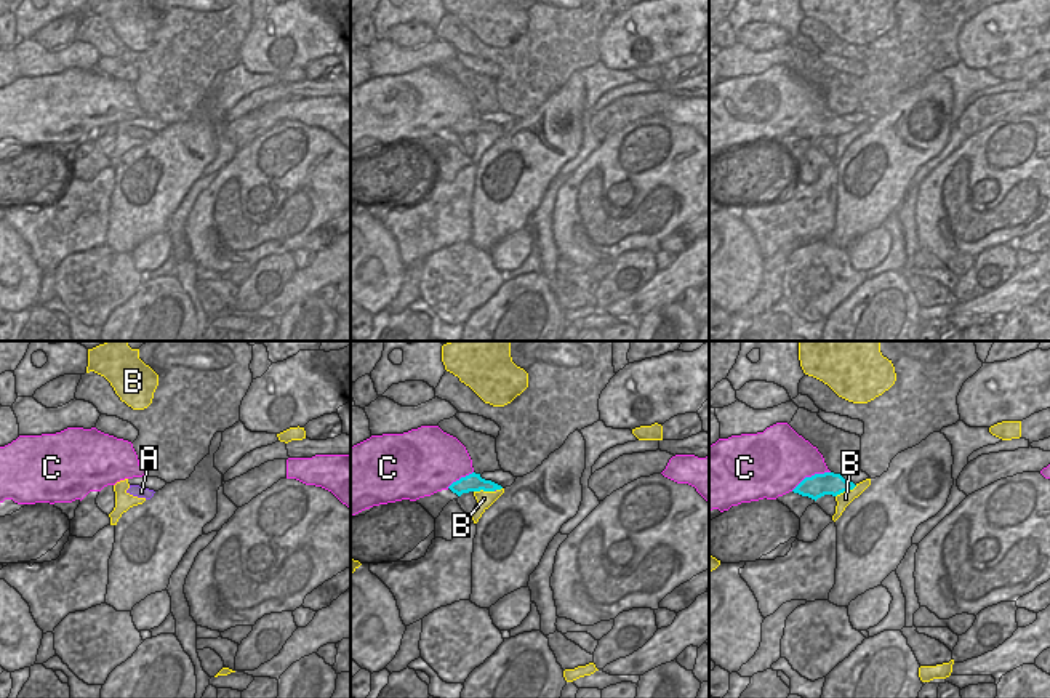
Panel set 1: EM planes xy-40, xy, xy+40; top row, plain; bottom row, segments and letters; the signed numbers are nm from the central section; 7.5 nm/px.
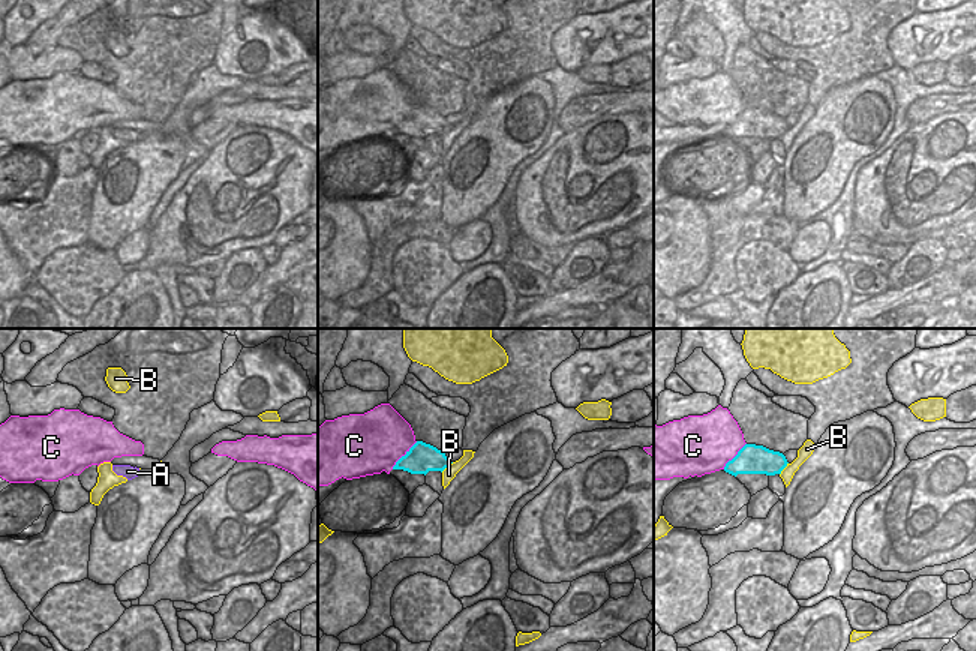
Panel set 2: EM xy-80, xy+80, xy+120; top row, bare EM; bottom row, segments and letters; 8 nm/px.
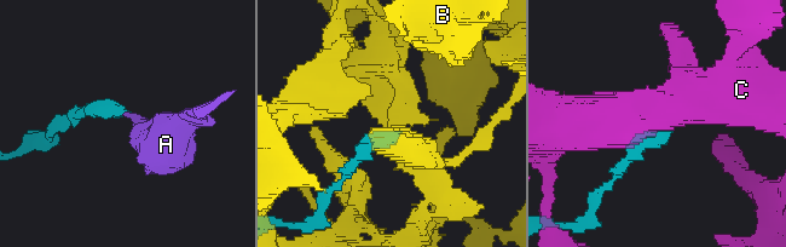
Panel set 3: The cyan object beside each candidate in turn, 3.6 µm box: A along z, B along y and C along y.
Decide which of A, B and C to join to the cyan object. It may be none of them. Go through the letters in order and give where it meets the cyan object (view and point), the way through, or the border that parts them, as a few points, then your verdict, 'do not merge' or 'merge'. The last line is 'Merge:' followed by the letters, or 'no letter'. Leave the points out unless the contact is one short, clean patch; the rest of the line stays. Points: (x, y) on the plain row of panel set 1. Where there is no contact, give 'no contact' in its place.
A: no contact; merge
B: meets cyan in xy+40 at (845, 132); do not merge
C: meets cyan in xy+40 at (812, 117); do not merge
Merge: A

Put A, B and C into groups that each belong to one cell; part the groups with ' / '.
A / B / C

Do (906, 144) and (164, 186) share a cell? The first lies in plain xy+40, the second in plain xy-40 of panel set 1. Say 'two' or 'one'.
one

